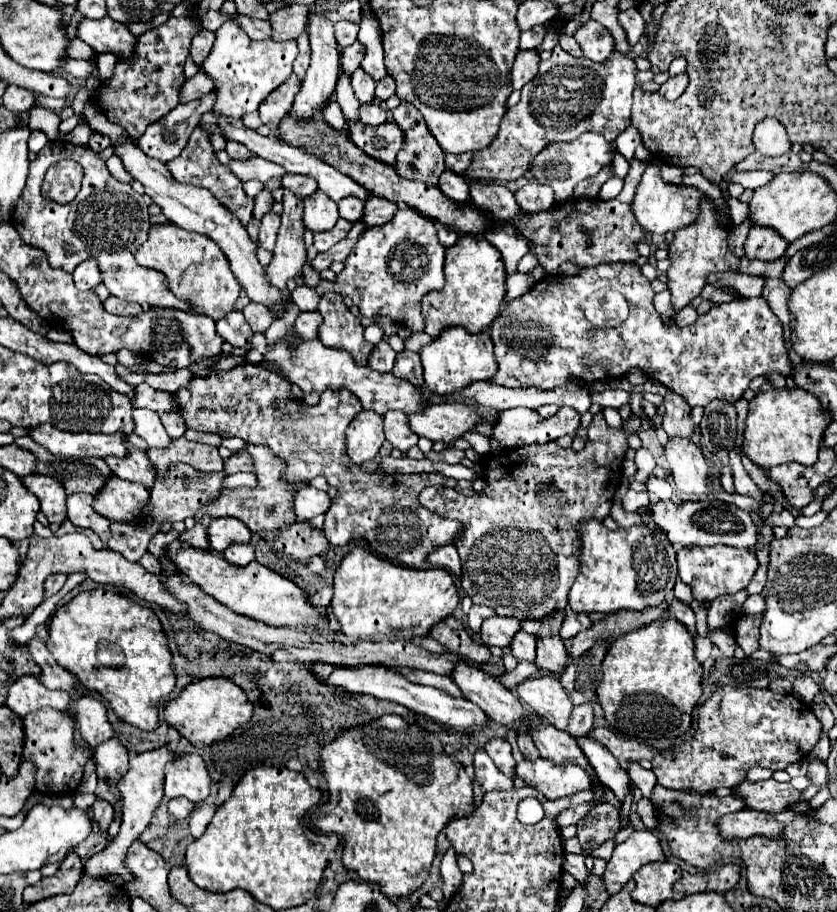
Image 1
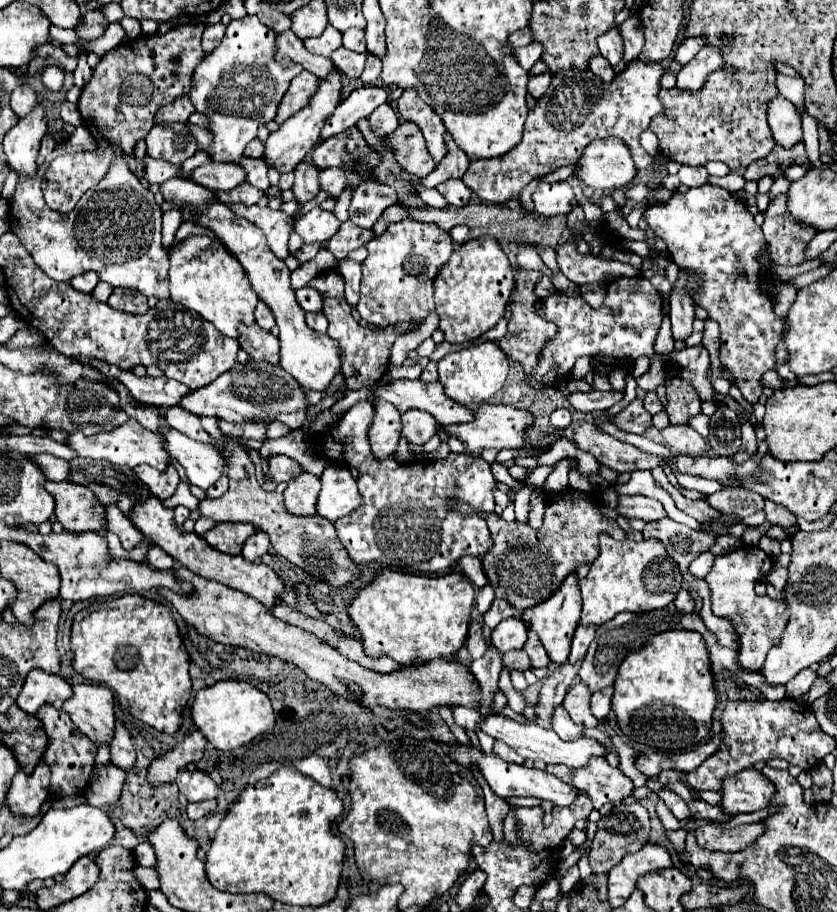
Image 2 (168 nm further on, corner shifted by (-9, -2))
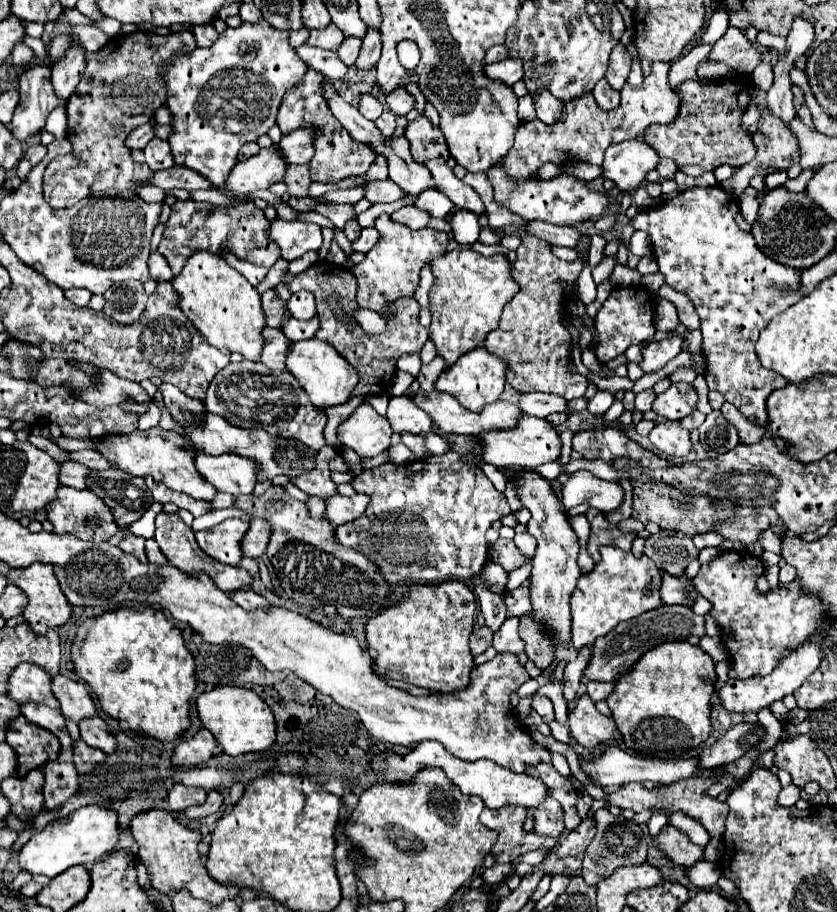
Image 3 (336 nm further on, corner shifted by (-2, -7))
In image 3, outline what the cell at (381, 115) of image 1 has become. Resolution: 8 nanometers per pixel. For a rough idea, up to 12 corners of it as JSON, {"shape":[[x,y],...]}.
{"shape":[[373,95],[361,97],[361,111],[367,119],[381,117],[383,105]]}

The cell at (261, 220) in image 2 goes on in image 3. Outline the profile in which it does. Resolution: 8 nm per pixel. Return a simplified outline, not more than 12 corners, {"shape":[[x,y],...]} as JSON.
{"shape":[[175,201],[159,243],[177,275],[193,251],[261,267],[281,255],[253,201]]}

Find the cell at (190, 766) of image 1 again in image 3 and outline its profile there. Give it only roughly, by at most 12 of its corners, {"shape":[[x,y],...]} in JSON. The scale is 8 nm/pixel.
{"shape":[[177,783],[169,791],[169,807],[185,811],[201,805],[207,793]]}

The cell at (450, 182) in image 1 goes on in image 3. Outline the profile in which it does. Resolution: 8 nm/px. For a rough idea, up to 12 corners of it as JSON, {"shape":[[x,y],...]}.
{"shape":[[437,189],[419,195],[415,207],[447,217],[455,205]]}

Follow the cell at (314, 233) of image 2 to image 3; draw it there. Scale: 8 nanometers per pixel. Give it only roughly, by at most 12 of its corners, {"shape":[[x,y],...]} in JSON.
{"shape":[[305,221],[271,223],[281,257],[293,261],[323,243],[321,227]]}

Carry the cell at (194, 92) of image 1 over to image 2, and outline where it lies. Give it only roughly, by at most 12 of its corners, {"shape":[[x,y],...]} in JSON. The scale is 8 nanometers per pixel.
{"shape":[[188,96],[162,106],[154,124],[188,122],[194,106]]}

